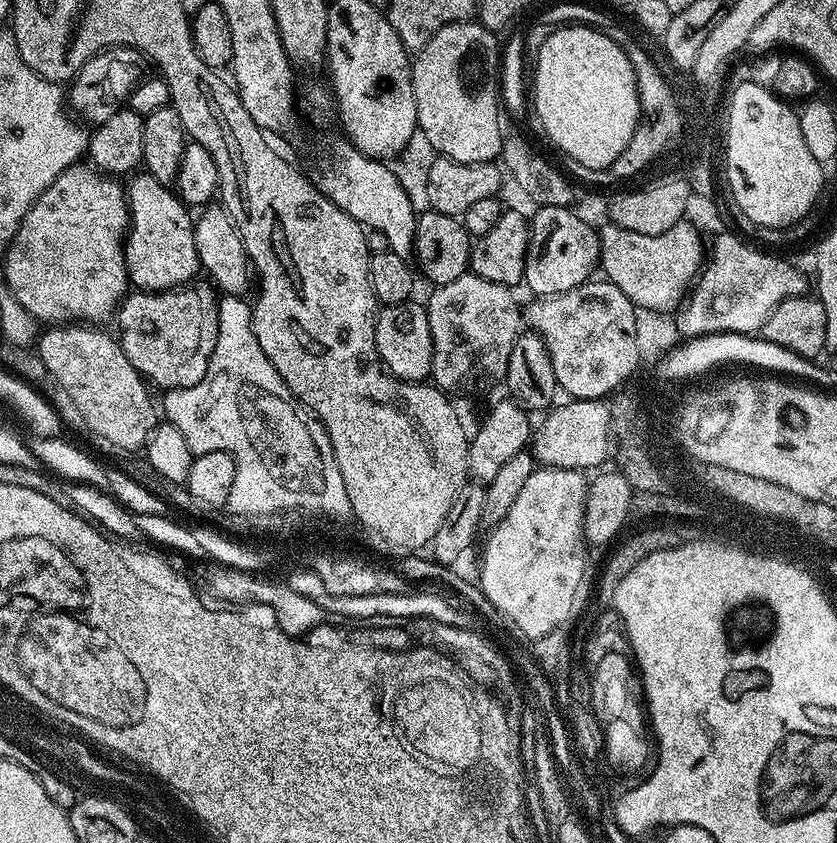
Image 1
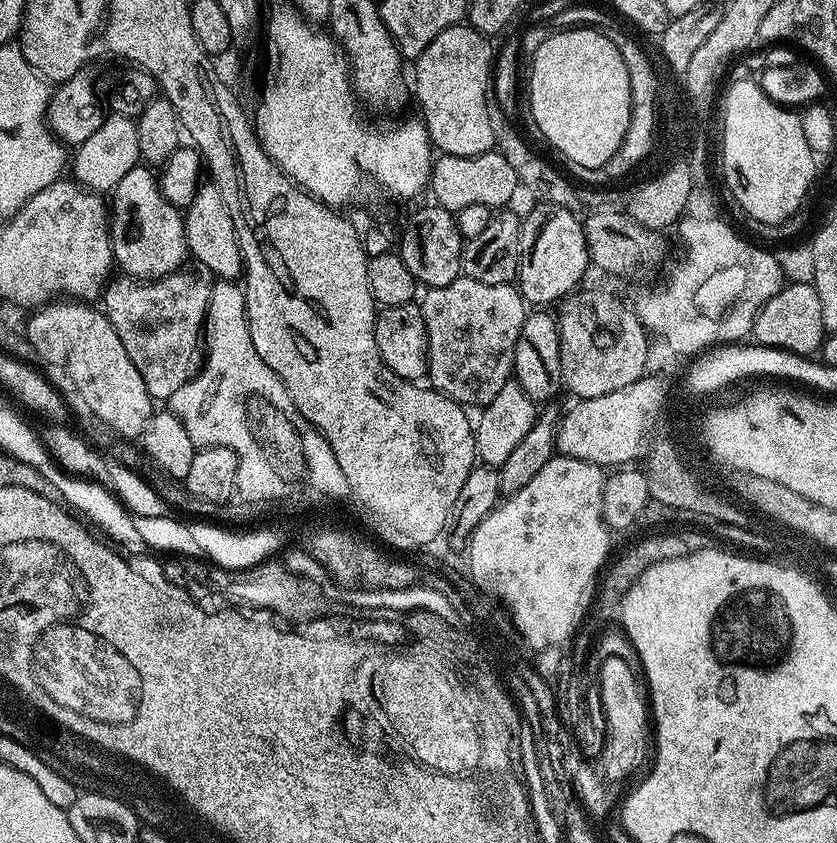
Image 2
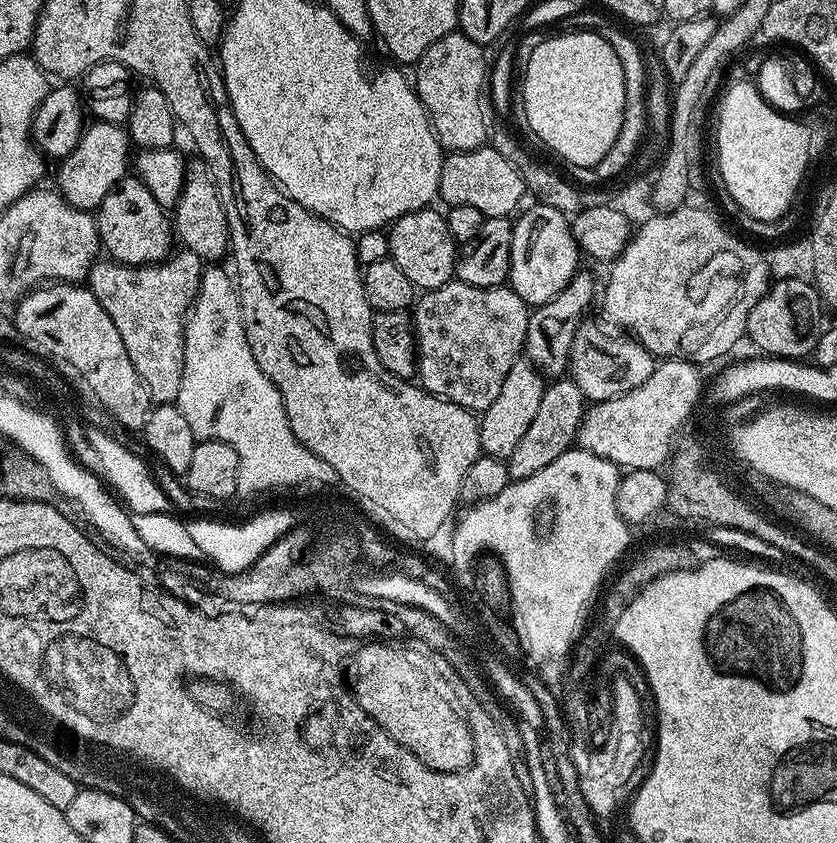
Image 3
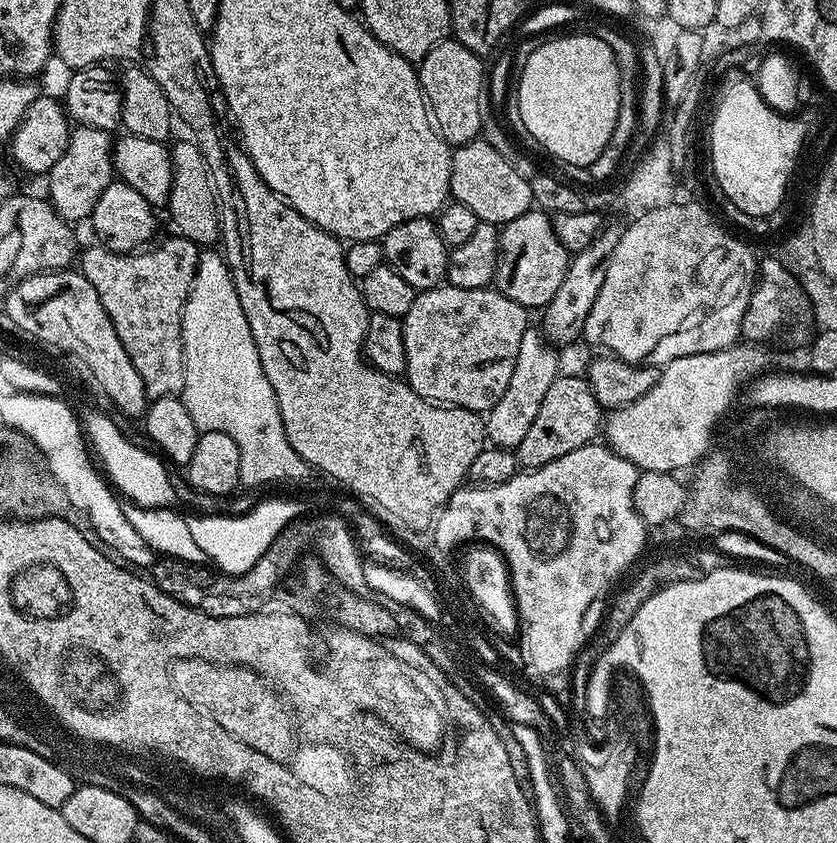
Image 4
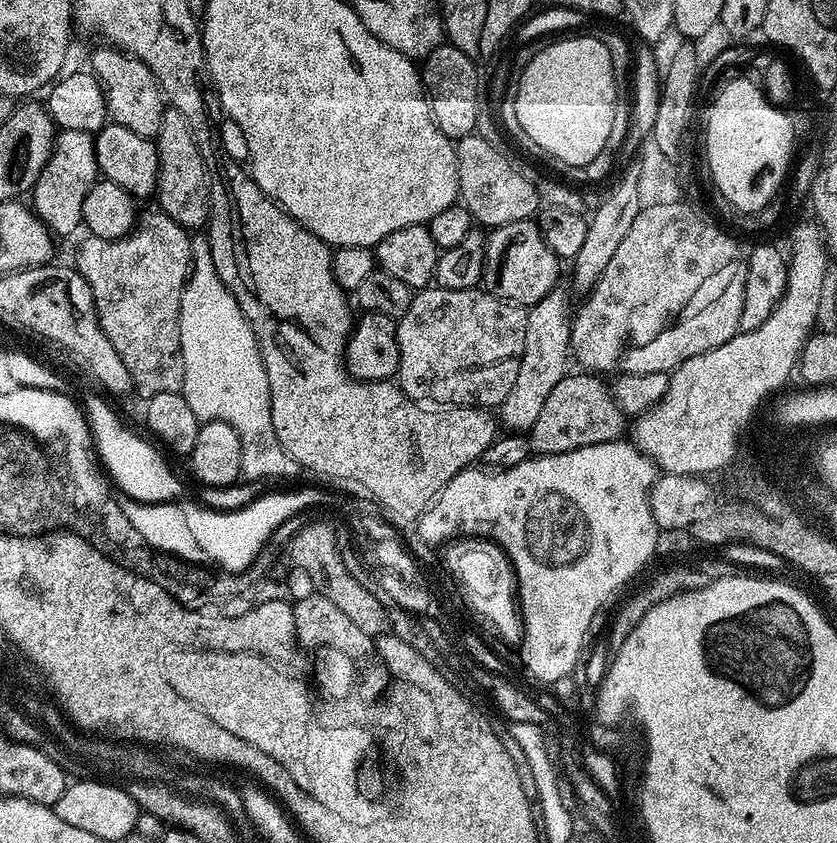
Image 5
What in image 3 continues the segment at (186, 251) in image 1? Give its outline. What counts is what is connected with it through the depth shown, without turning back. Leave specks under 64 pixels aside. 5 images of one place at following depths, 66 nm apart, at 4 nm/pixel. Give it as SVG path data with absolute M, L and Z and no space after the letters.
M129 174L119 180L114 190L102 198L94 215L103 251L117 264L159 264L161 260L168 259L173 251L173 221L166 209L158 206L154 194L150 194L150 190L146 190L146 186L135 175Z

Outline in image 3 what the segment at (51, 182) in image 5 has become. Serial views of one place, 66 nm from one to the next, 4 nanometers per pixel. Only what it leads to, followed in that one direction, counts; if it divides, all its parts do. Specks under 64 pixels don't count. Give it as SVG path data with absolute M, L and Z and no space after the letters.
M110 122L89 123L80 134L78 146L74 146L74 150L70 150L70 154L65 156L58 164L60 173L57 174L56 180L60 183L58 191L63 196L64 201L72 208L83 208L85 210L99 208L102 198L106 198L106 194L110 194L110 190L114 190L114 186L119 180L129 175L130 152L128 156L128 148L130 149L130 141L127 127Z

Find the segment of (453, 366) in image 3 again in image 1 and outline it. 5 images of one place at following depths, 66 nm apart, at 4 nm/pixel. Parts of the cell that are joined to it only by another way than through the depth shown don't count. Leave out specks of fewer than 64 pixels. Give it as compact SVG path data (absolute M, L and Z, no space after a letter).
M471 270L454 282L435 285L426 307L430 318L430 338L434 338L431 383L445 394L484 392L501 383L510 362L510 350L522 331L522 308L516 305L511 287L486 282Z

